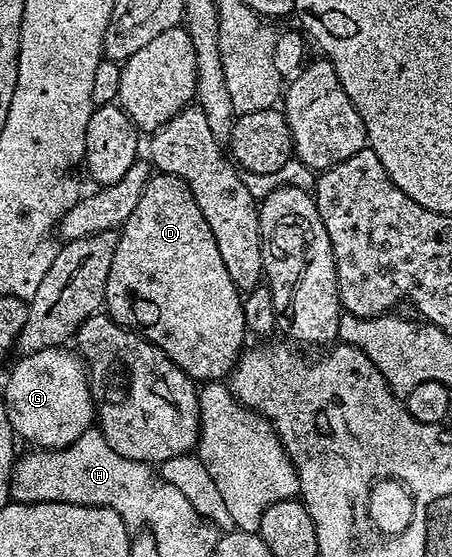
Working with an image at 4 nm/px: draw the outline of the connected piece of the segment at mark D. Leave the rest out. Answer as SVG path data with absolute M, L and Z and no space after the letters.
M154 173L145 186L139 204L135 204L135 212L131 212L125 225L120 227L115 248L115 260L111 260L111 276L107 276L104 309L113 321L118 322L121 326L126 326L129 330L134 330L135 333L144 336L151 344L158 346L187 377L198 383L225 380L232 375L238 358L246 349L247 327L243 294L231 280L231 272L227 272L227 264L223 264L223 256L219 256L219 244L215 244L215 236L211 232L211 228L207 224L207 220L203 220L203 212L199 208L199 204L195 204L195 196L191 196L191 188L187 188L187 184L179 176Z

